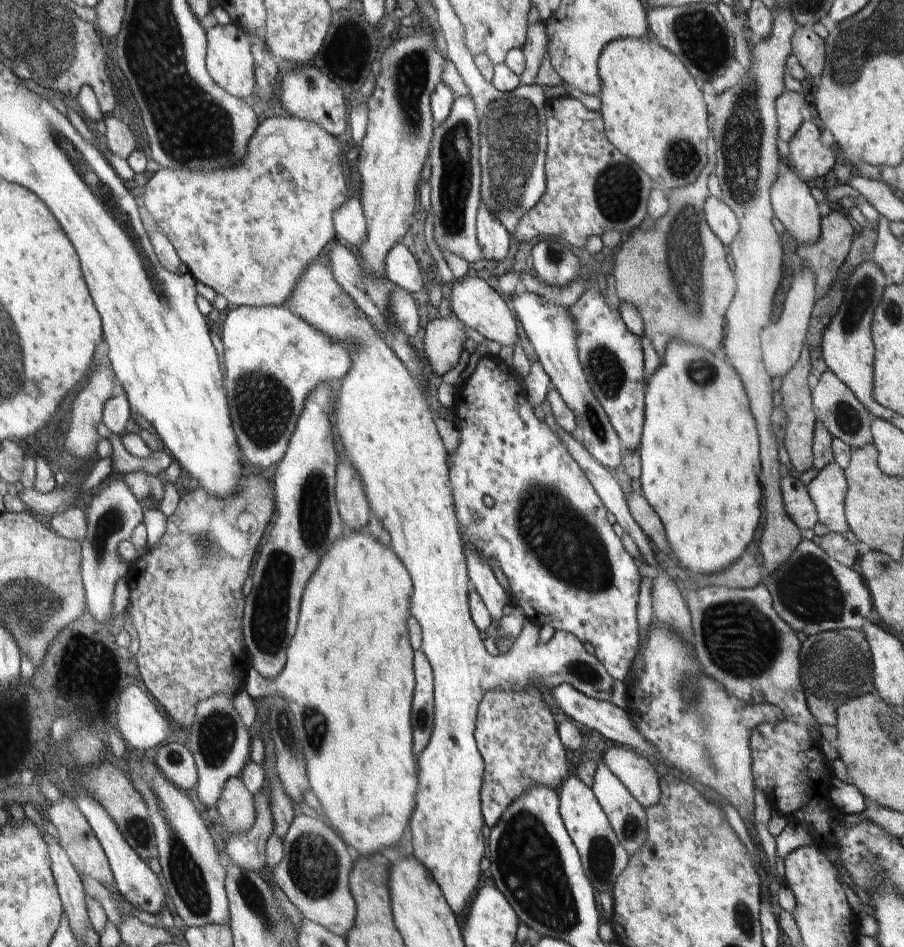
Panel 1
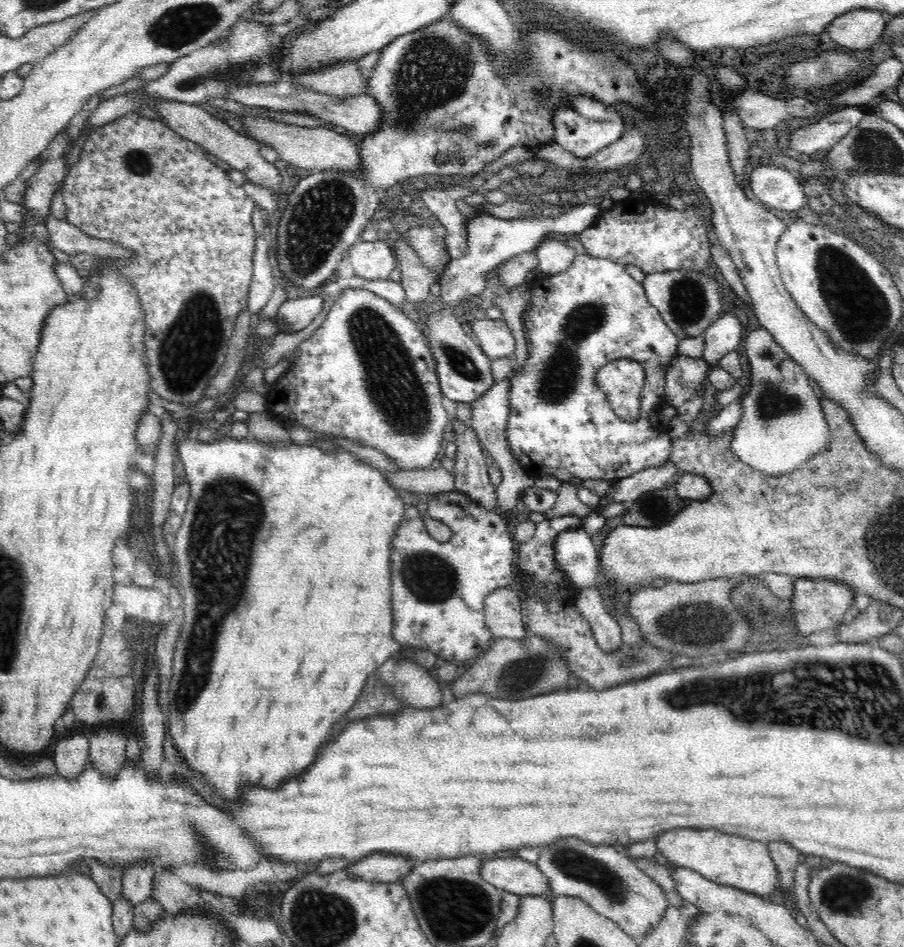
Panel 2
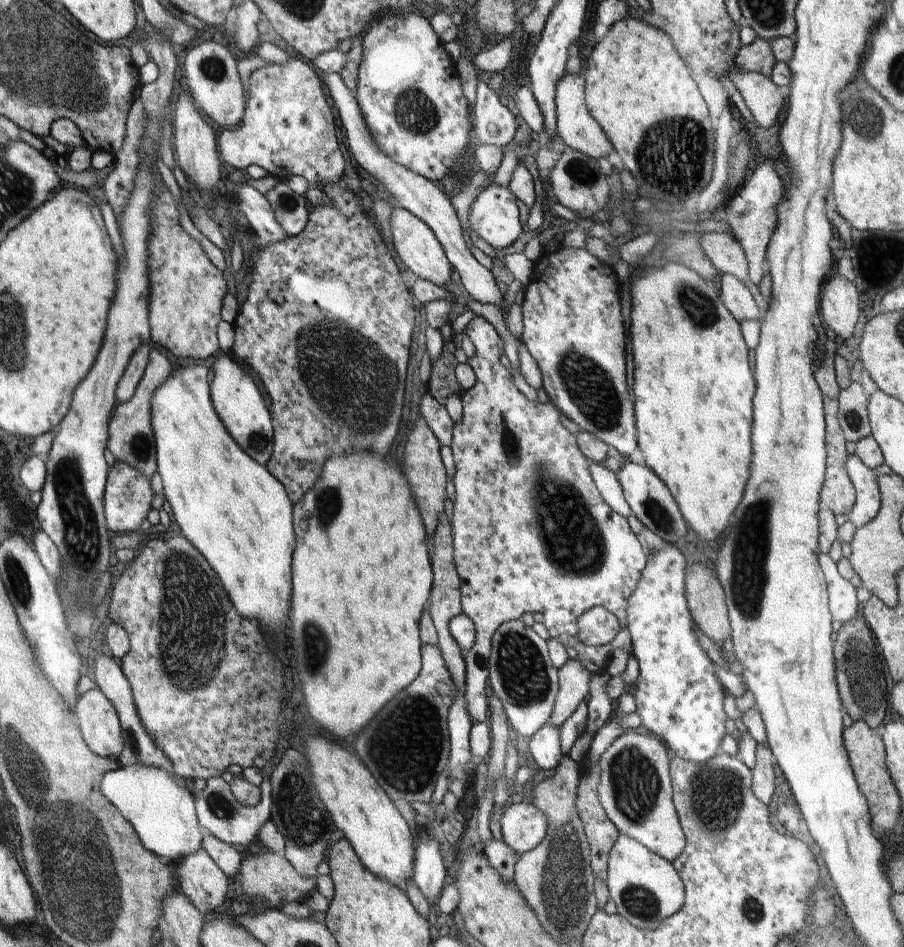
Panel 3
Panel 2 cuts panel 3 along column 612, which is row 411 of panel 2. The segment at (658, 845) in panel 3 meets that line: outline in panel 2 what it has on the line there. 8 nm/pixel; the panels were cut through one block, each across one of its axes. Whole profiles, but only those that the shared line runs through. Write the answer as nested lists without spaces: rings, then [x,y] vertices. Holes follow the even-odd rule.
[[[762,326],[748,334],[744,346],[752,380],[746,394],[740,398],[742,418],[734,430],[732,452],[754,470],[782,476],[798,470],[808,458],[828,448],[830,428],[820,404],[822,396],[810,386],[810,376],[802,366],[796,364]]]

